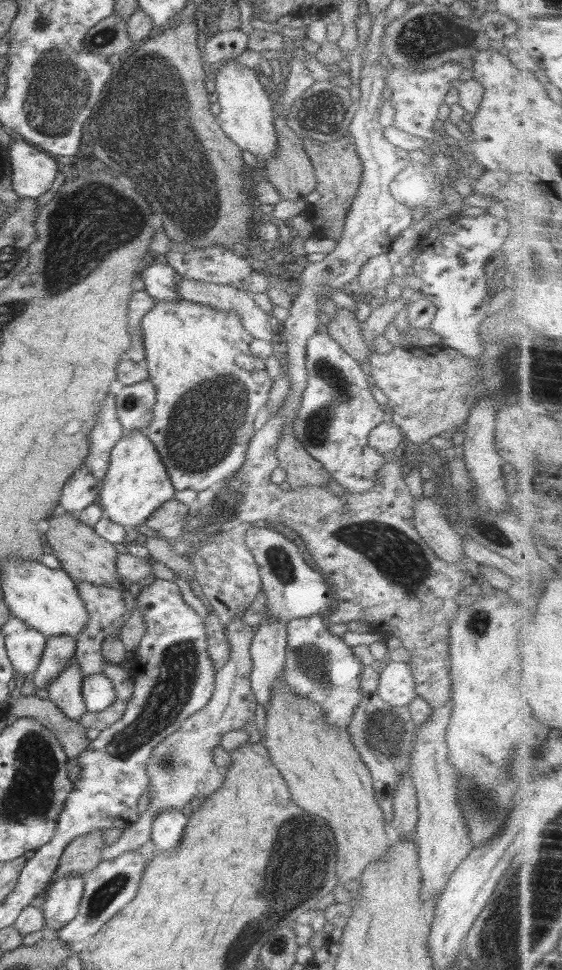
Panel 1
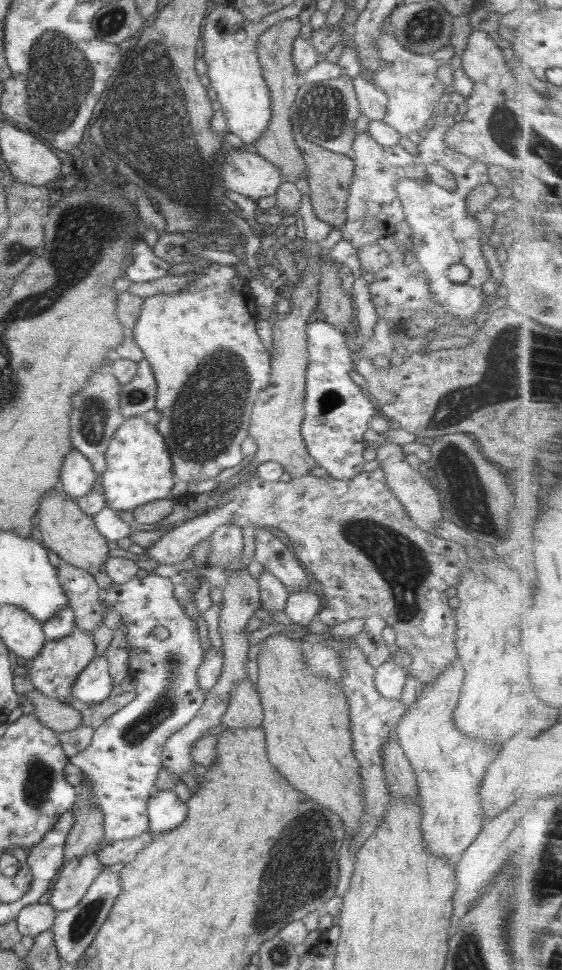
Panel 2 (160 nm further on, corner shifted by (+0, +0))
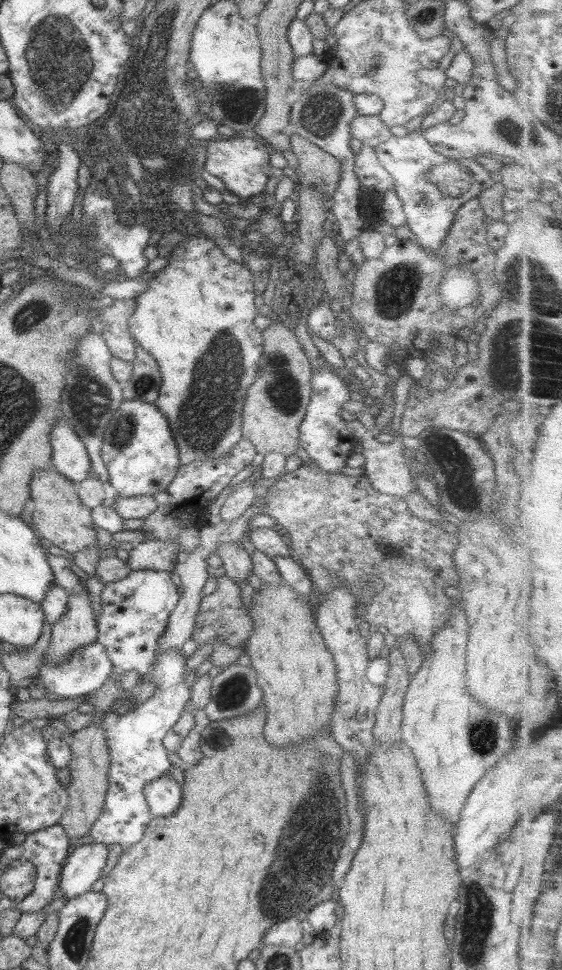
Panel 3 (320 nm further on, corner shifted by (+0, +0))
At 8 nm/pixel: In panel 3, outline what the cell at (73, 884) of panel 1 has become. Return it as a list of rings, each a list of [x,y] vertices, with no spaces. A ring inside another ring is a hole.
[[[103,842],[71,847],[59,874],[63,898],[68,900],[90,891],[92,884],[101,878],[107,856],[108,848]]]

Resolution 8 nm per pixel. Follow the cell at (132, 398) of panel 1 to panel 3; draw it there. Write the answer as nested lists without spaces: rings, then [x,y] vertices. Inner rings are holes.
[[[137,342],[135,344],[135,357],[131,361],[133,366],[129,381],[121,383],[124,399],[142,399],[144,402],[157,401],[160,385],[163,378],[156,360]]]

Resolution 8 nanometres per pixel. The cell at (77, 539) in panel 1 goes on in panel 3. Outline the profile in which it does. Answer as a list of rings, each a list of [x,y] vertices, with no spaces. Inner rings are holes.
[[[54,468],[36,469],[33,470],[29,489],[31,500],[34,500],[31,524],[36,526],[37,534],[40,534],[45,543],[50,542],[68,554],[74,554],[91,546],[99,547],[91,509],[80,500],[75,484],[70,482],[69,478]]]

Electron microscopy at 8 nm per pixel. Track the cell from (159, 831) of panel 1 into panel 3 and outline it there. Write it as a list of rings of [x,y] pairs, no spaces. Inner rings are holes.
[[[160,776],[148,783],[143,793],[154,817],[174,814],[182,802],[181,786],[169,776]]]

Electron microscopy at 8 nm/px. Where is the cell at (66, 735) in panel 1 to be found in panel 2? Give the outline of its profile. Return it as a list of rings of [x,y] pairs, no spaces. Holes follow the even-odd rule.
[[[34,692],[34,714],[39,721],[50,727],[56,734],[74,730],[82,725],[81,714],[78,710],[54,698],[46,698],[38,692]]]

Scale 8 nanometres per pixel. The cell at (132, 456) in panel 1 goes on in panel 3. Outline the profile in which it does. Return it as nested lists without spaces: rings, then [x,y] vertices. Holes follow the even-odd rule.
[[[123,399],[104,431],[101,457],[107,468],[108,483],[125,497],[159,493],[172,482],[181,464],[165,414],[155,403],[142,399]]]

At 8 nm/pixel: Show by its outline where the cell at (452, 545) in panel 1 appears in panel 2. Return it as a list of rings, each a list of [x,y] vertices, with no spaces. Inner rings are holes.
[[[382,444],[375,450],[375,453],[376,462],[380,464],[381,469],[385,472],[385,483],[391,488],[396,503],[401,504],[406,509],[414,524],[435,535],[434,527],[437,527],[442,518],[446,517],[444,508],[441,506],[438,488],[432,486],[416,468],[410,466],[400,445]]]

